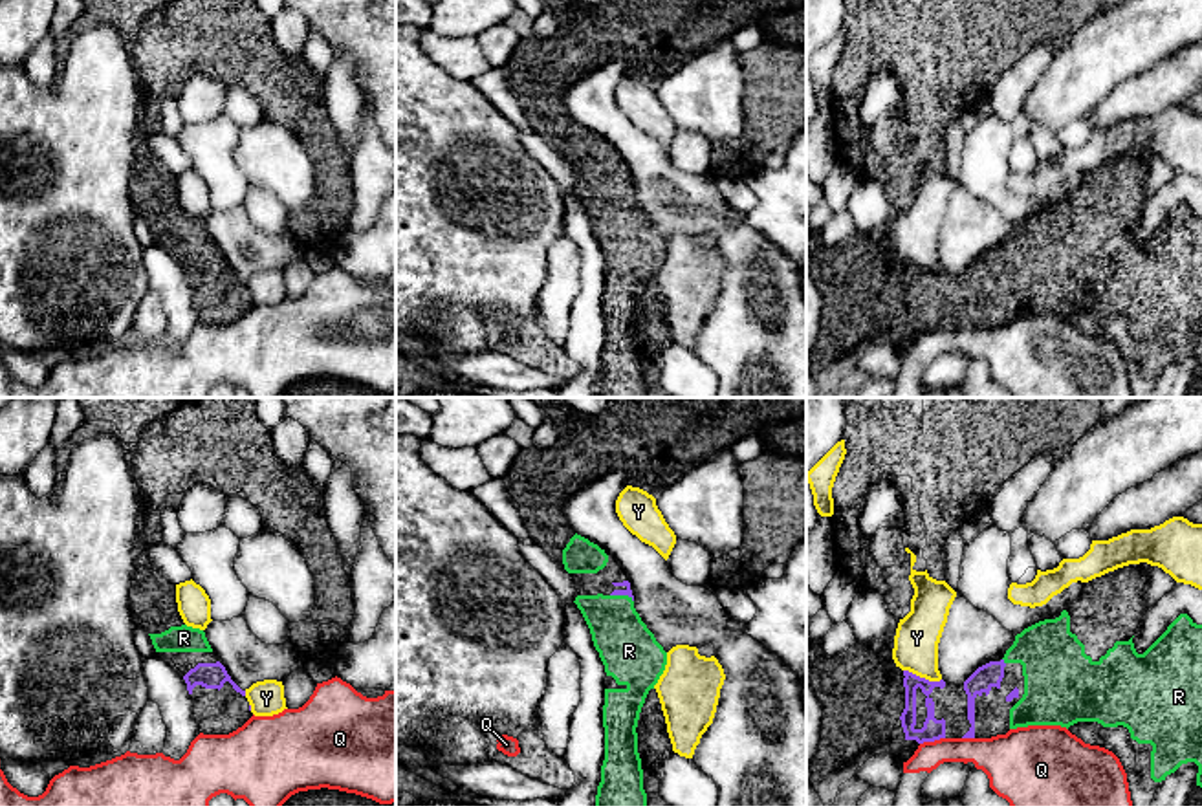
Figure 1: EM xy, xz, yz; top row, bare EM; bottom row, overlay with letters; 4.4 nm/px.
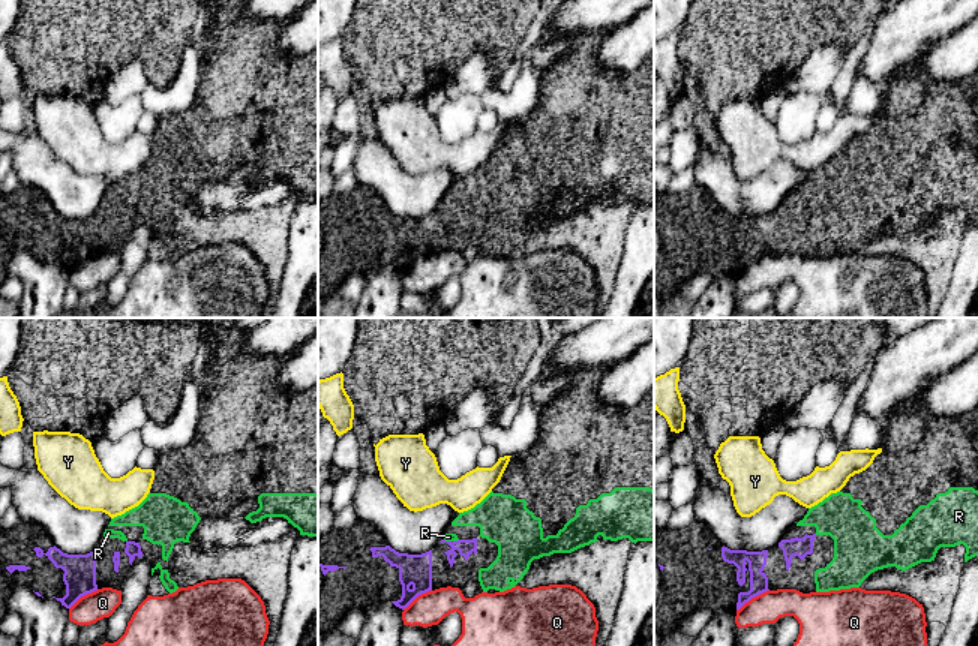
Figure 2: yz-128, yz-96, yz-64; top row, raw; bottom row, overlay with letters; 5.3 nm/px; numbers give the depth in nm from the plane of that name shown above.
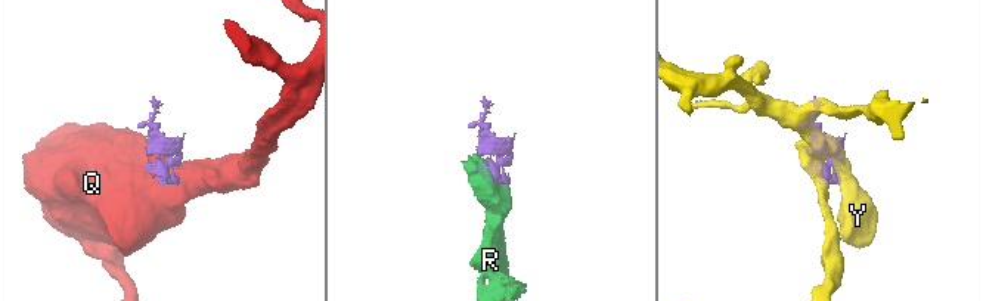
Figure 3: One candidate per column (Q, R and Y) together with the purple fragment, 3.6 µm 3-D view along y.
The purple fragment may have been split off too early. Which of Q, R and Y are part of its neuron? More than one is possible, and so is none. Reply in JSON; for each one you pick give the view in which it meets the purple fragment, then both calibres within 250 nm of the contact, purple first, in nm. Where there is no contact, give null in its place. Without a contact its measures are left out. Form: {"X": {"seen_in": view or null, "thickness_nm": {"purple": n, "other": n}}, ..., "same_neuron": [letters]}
{"R": {"seen_in": "xz", "thickness_nm": {"purple": 30, "other": 260}}, "same_neuron": ["R"]}

